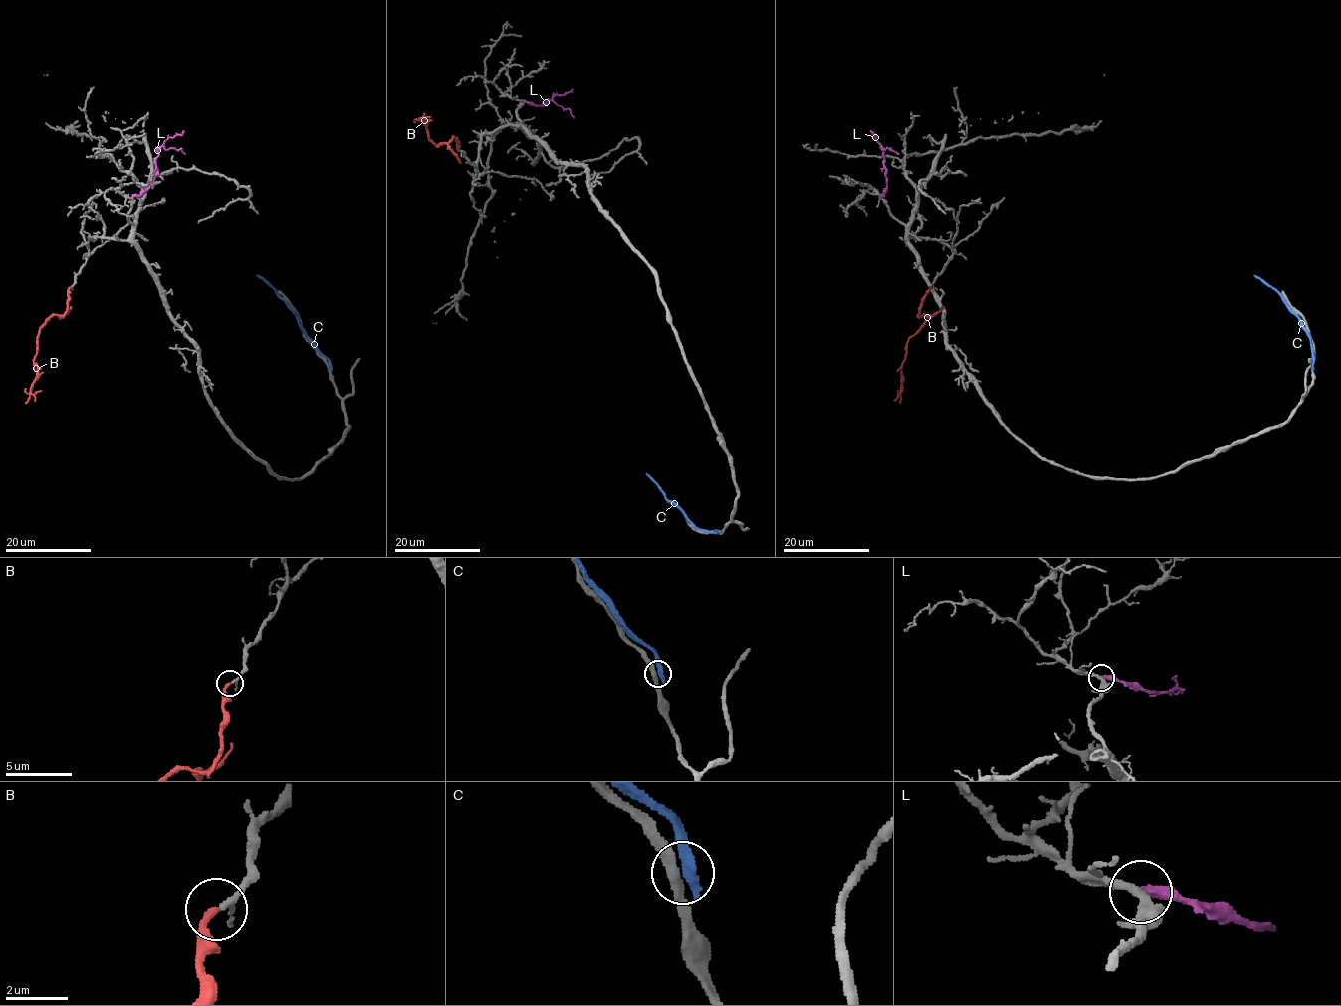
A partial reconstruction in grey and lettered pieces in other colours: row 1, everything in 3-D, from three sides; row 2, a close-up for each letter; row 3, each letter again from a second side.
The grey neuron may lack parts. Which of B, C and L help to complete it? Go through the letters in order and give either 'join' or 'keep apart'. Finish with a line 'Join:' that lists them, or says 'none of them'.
B: join
C: keep apart
L: keep apart
Join: B

